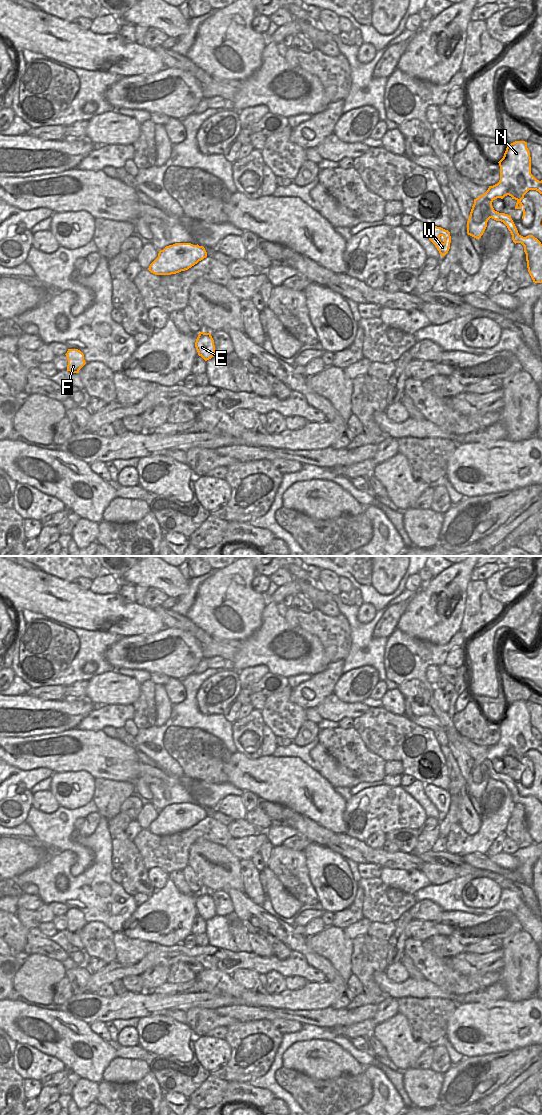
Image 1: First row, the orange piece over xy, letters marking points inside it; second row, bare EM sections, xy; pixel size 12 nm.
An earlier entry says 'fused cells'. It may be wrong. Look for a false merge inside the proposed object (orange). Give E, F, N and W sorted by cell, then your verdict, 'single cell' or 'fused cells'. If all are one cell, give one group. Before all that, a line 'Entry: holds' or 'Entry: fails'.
Entry: fails
groups E F N W; single cell

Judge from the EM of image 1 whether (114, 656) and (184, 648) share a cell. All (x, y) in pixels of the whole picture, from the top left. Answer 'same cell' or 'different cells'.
same cell

